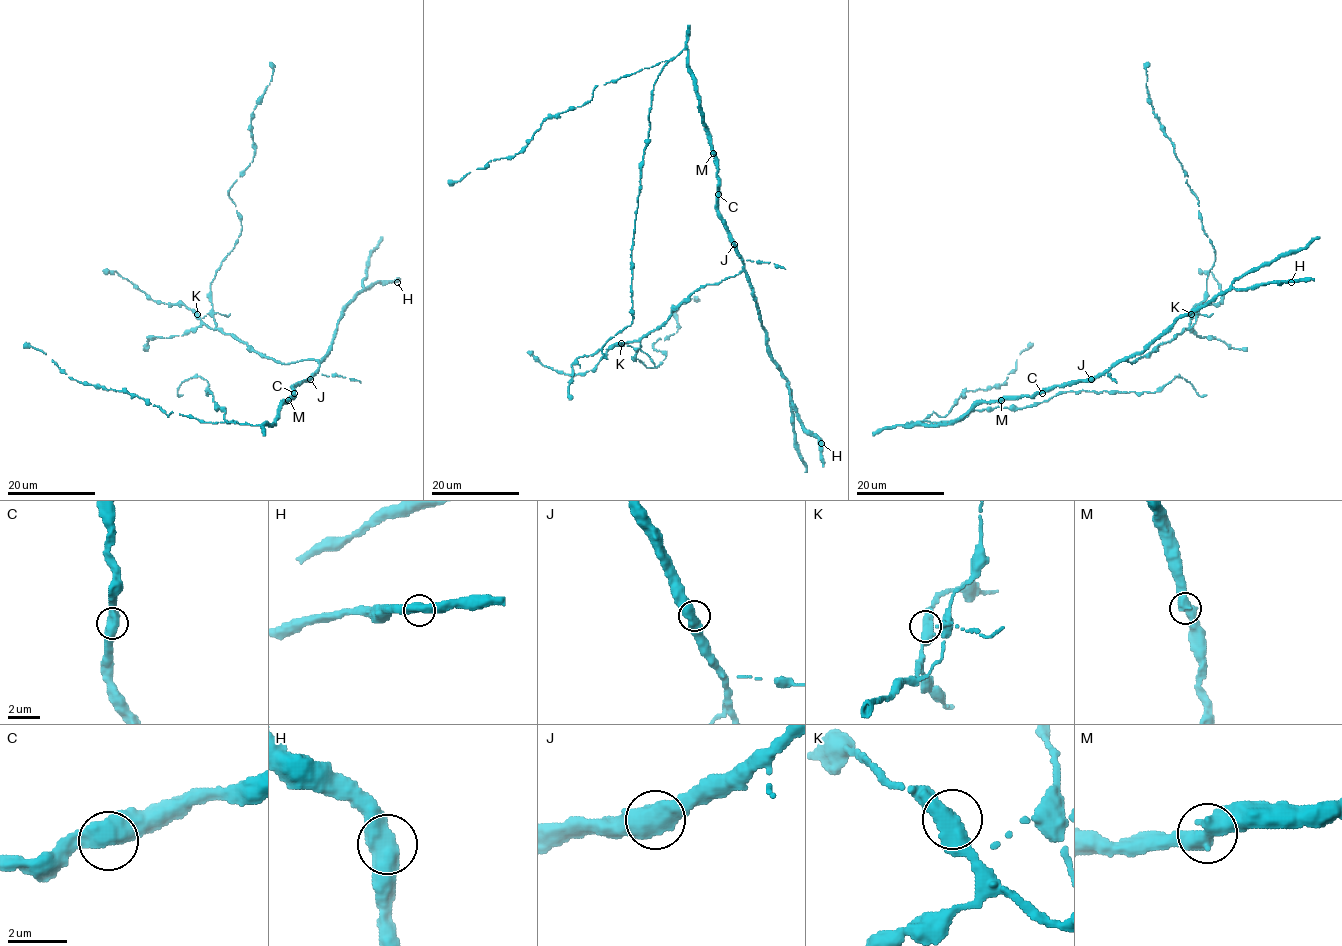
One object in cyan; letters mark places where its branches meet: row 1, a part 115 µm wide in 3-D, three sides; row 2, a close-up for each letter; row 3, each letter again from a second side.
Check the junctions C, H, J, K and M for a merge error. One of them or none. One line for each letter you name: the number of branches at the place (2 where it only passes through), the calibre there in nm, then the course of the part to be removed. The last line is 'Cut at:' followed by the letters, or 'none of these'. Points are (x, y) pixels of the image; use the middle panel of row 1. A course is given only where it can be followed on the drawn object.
Cut at: none of these

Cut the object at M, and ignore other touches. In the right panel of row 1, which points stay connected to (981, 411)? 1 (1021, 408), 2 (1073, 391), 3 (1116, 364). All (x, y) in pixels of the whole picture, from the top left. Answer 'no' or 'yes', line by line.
1: yes
2: yes
3: no

